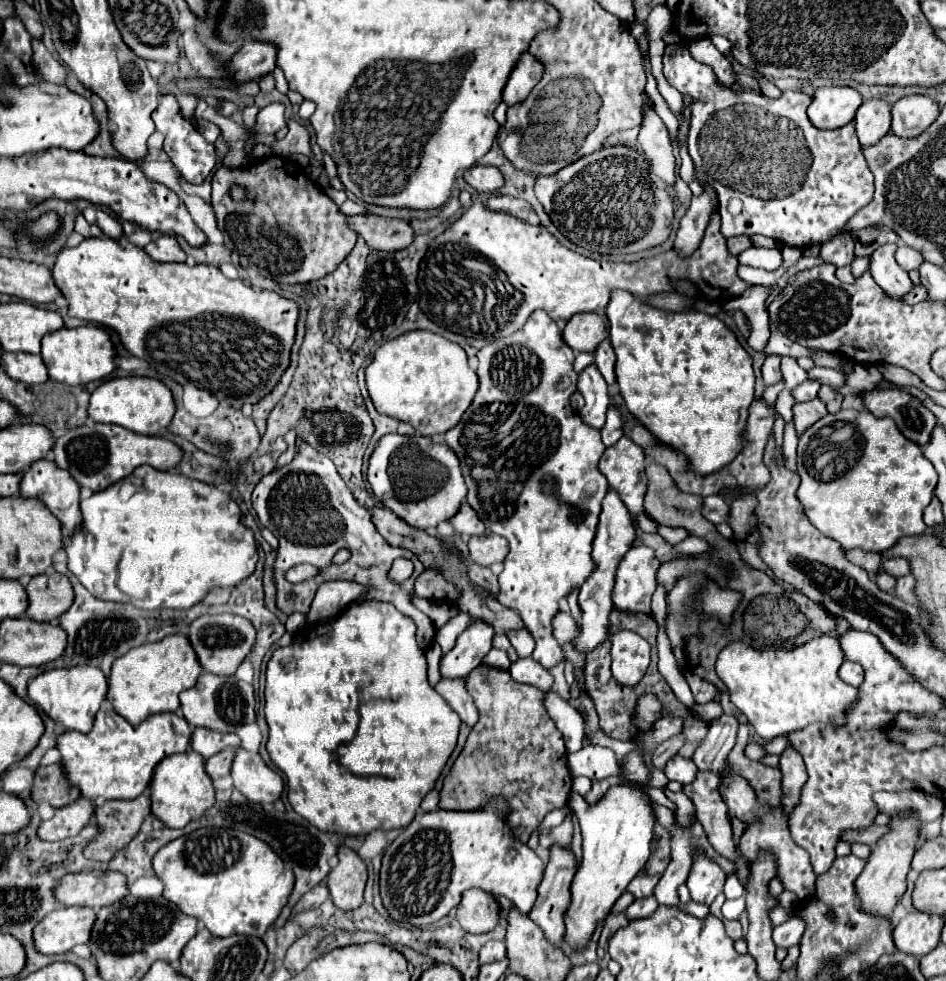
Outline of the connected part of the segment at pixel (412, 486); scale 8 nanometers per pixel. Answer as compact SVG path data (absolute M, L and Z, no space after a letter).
M383 436L371 452L367 466L367 482L375 498L413 528L427 530L449 520L467 496L459 460L447 444L435 444L427 436Z

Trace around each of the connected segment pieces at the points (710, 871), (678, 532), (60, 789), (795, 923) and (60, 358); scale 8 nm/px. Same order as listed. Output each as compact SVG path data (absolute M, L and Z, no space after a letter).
M701 852L695 856L693 868L687 878L687 888L691 892L691 900L697 904L711 904L721 892L727 874L711 860L707 860Z
M657 526L657 534L661 534L669 544L677 544L683 538L687 538L687 532L683 528L667 528L667 526Z
M51 764L35 770L33 786L31 786L31 800L33 802L47 802L55 808L67 806L79 798L79 788L69 786L63 776L61 764Z
M793 914L791 920L787 920L787 922L781 924L781 926L775 926L775 930L773 930L773 940L775 940L775 944L777 944L779 948L785 948L785 950L787 950L787 948L799 944L803 930L805 930L805 924L801 922L799 916Z
M79 326L79 328L61 328L43 336L41 340L41 358L47 366L49 378L77 386L87 384L99 378L109 376L115 370L115 348L109 340L109 334L99 326Z

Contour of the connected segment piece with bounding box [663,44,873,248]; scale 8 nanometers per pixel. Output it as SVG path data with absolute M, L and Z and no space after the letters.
M685 45L667 46L663 66L669 84L681 94L693 96L687 150L693 158L697 176L713 186L719 196L721 234L725 238L763 234L787 246L807 248L841 234L845 222L871 202L873 174L867 168L853 124L835 130L815 128L805 112L809 96L799 90L785 90L779 98L767 98L753 92L733 92L729 86L719 84L711 66L693 60Z

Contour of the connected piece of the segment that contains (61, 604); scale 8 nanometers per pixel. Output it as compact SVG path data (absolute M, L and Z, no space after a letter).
M57 572L31 578L25 590L29 596L29 608L25 614L37 622L55 624L65 608L73 604L73 588L67 576Z

